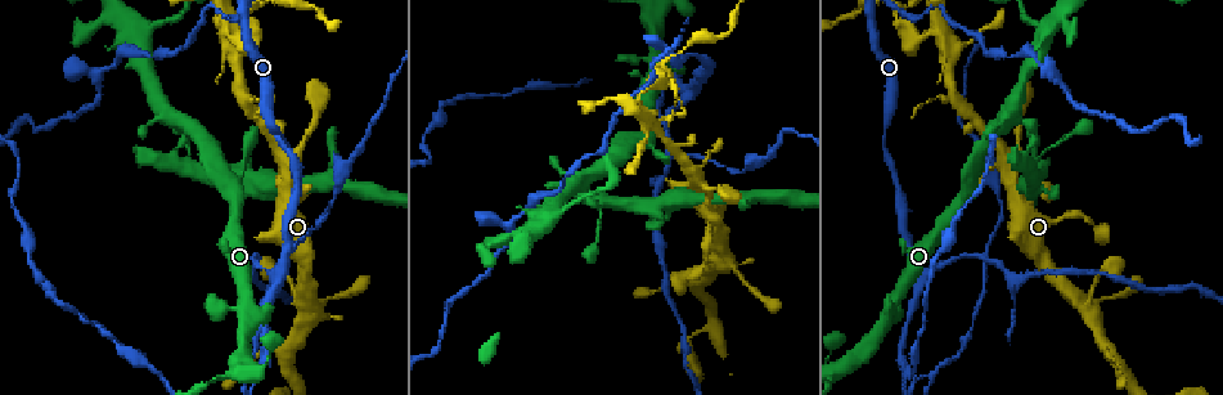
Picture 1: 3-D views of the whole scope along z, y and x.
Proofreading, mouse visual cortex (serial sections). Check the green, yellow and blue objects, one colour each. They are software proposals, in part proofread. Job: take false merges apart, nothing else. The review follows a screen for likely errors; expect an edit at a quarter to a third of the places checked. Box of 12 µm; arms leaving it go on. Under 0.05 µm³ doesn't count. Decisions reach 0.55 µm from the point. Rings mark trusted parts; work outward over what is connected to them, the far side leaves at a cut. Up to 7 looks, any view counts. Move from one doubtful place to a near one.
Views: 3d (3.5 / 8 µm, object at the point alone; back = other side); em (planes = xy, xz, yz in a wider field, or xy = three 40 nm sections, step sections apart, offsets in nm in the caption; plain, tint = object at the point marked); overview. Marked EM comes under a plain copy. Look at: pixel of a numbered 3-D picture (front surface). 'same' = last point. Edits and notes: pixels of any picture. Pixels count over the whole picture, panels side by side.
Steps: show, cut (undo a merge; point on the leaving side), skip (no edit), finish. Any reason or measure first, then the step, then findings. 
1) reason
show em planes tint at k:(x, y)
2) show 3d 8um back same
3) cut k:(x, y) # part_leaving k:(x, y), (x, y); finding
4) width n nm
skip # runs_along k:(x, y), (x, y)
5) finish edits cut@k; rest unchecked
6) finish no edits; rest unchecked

three arms meet
show 3d 3.5um at 1:(280, 274)

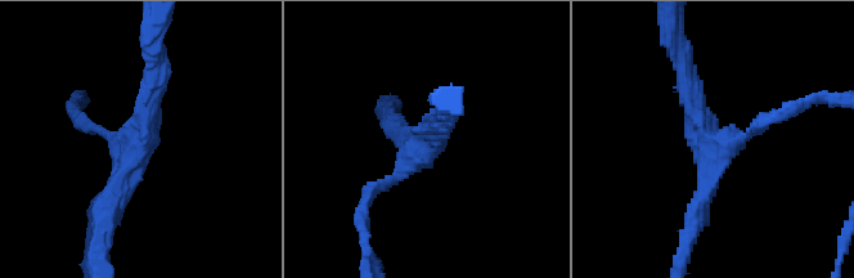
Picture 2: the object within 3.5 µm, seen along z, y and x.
arms 3; arm_widths 150, 250, 250 nm; now the EM
show em planes tint at 2:(710, 143)

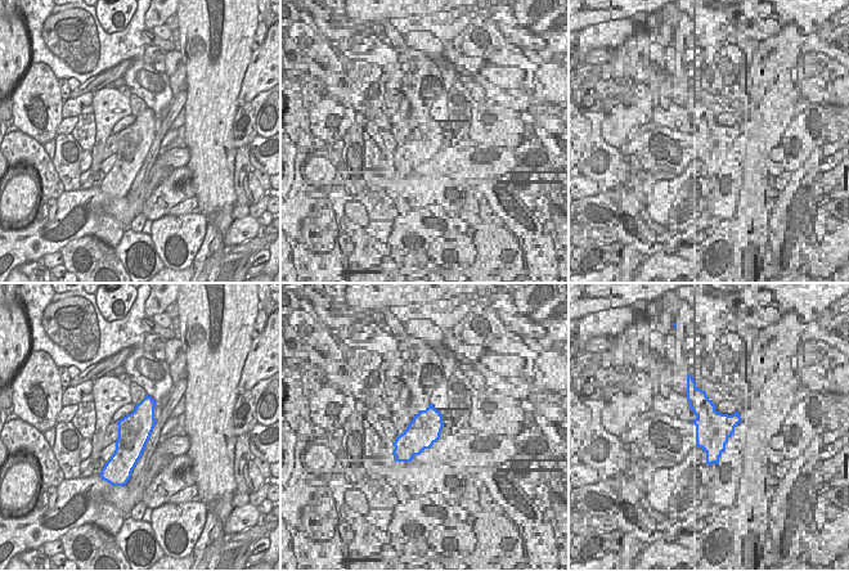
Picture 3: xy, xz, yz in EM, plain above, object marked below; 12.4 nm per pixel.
skip # runs_along 2:(156, 70), (143, 140), (104, 220); all the same cell

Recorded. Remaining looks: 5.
three arms meet
show 3d 3.5um at 1:(905, 373)

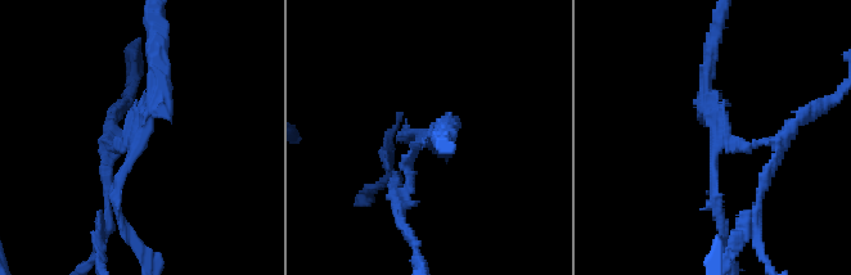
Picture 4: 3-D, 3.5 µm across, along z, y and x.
show em xy step 1 tint at 4:(136, 130)

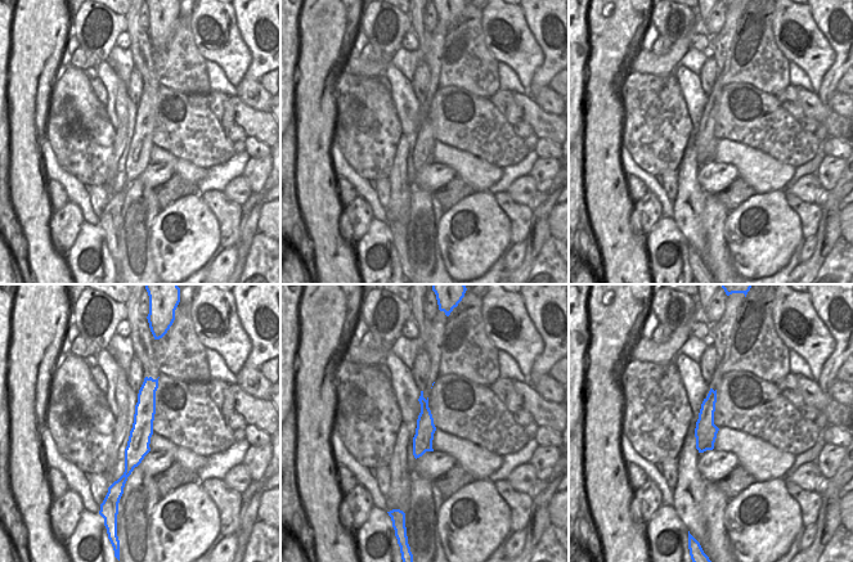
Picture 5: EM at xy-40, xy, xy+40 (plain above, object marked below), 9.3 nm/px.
width 190 nm
cut 4:(730, 141) # part_leaving 4:(707, 104), (741, 148), (789, 129); two cells meet here

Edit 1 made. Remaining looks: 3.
redraw
show overview

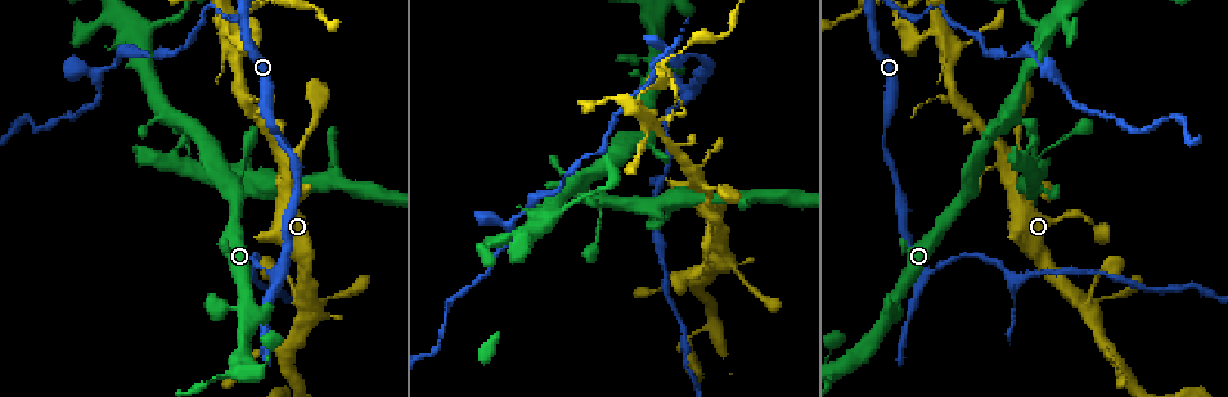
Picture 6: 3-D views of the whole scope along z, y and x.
abrupt turn
show 3d 3.5um at 6:(594, 202)

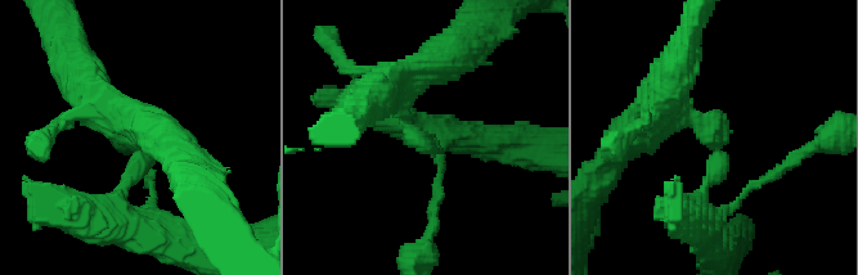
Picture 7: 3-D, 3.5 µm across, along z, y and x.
arm_widths 200, 250 nm
show em planes tint at 7:(427, 143)

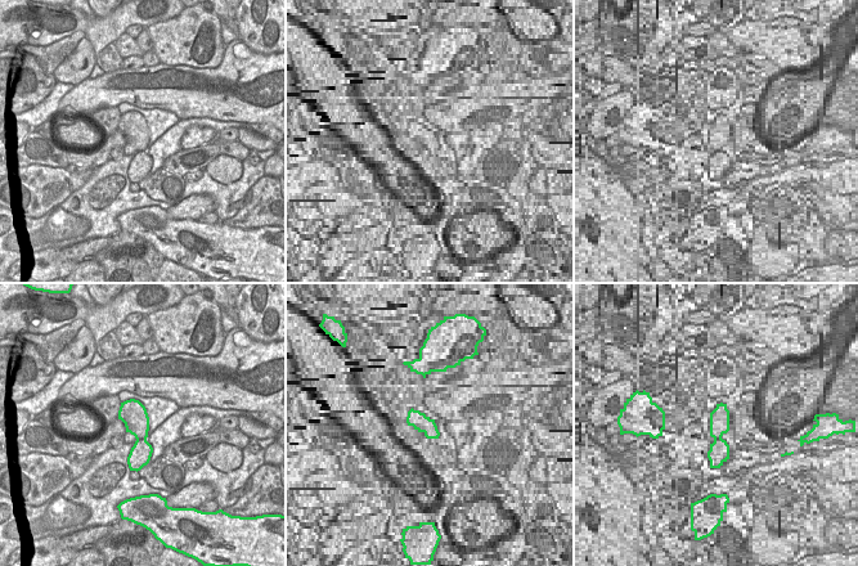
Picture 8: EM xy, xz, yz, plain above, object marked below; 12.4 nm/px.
skip # runs_along 7:(648, 120), (714, 133), (701, 215); continuous, no second cell

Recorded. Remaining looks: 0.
finish edits cut@4; rest unchecked

